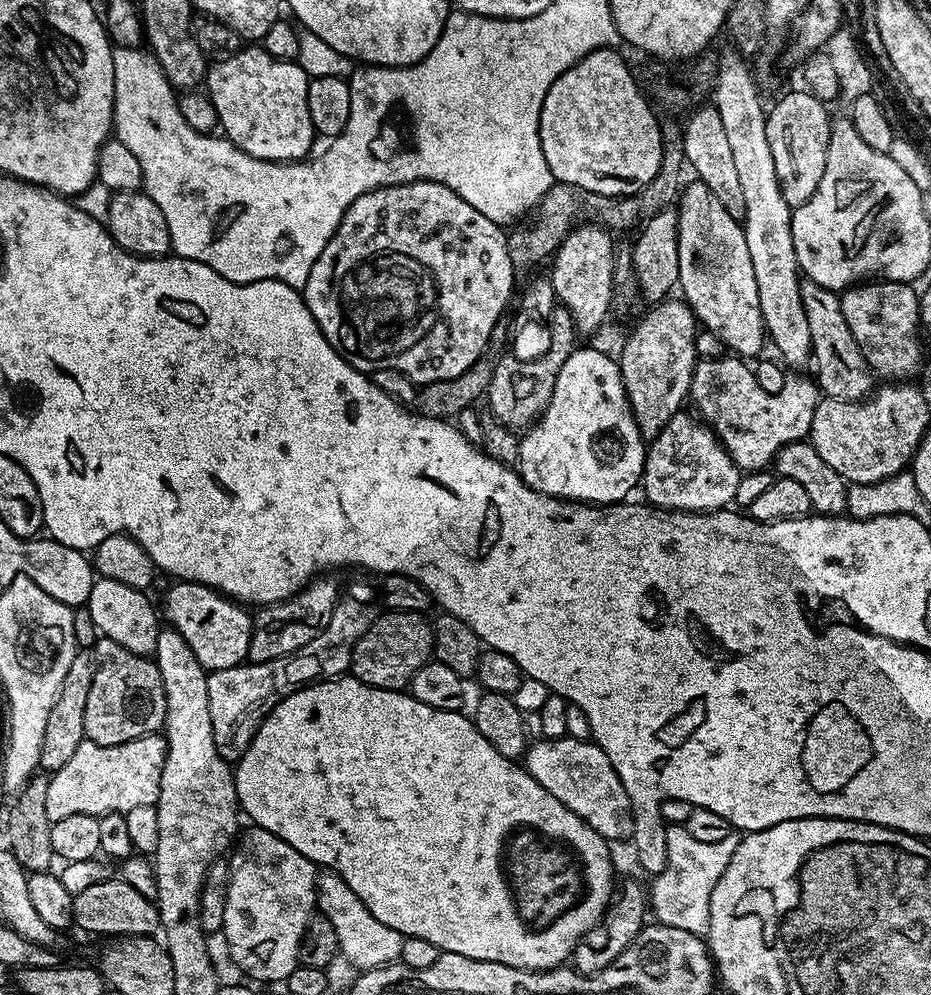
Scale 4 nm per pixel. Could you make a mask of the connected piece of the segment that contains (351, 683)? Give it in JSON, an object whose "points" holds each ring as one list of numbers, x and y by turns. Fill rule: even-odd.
{"points":[[351,674,302,687,294,694,287,696,269,716,264,717,264,721,260,723,260,729,256,731,256,736,250,742,246,754,235,765,236,798,239,807,242,809,243,815,245,812,252,819,251,823,255,827,270,830,270,834,274,834,285,840,290,846,294,846,294,850,298,850,298,854,302,854,321,869,338,873,346,882,346,886,350,886,350,890,354,890,354,894,358,894,358,898,362,898,366,910,370,910,370,914,374,914,374,918,378,918,378,922,390,926,390,930,398,930,404,937,426,938,426,942,434,942,434,946,438,946,441,952,466,954,466,958,478,958,486,962,502,962,506,966,525,968,531,972,544,972,547,968,559,968,571,957,579,940,590,929,599,924,613,901,614,884,612,888,612,856,608,853,609,841,600,837,582,818,578,818,578,814,574,814,574,810,562,806,562,802,558,802,558,798,554,798,554,794,550,794,550,790,546,790,546,786,538,786,538,782,528,773,527,768,521,766,517,761,507,760,502,754,498,754,498,750,494,750,494,746,490,746,490,742,486,742,486,738,482,738,482,734,478,734,476,725,472,723,471,719,464,715,463,711,434,710,434,706,426,706,422,702,418,702,404,690,372,688]]}

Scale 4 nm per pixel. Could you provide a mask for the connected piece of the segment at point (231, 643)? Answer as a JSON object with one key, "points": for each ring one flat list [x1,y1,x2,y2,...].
{"points":[[180,580,173,584,176,585,164,596,162,616,170,627,186,638,190,650,194,650,194,658,198,658,198,662,202,662,208,672,226,670,245,663,250,650,253,622,249,609,205,584,195,584,192,580]]}

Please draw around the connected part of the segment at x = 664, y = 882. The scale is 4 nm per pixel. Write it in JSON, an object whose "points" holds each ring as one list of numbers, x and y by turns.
{"points":[[683,824,665,827,662,832,662,867,655,873,652,892,650,888,651,915,661,924,703,937,710,922,710,894,714,894,722,870,730,866,737,843,737,837,732,834,722,838,722,842,698,842]]}

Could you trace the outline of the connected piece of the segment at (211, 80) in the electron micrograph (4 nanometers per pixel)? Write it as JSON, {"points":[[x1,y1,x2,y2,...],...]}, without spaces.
{"points":[[244,46,209,67,206,95,216,111,219,131,231,144,259,160,299,162,317,139,306,102,309,79,299,64,274,58,263,46]]}

